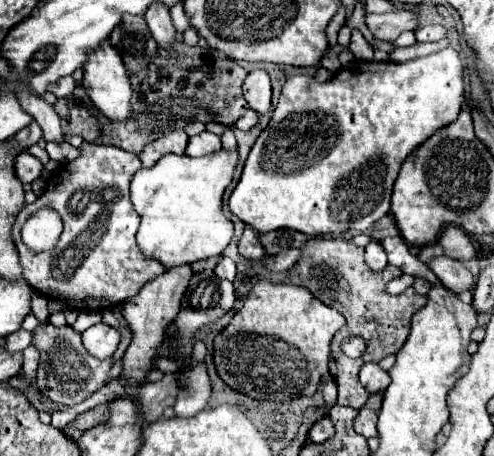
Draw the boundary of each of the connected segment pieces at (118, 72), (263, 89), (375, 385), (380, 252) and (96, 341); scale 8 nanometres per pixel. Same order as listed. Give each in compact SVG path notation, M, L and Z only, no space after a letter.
M104 40L94 52L88 52L88 60L82 66L84 80L82 86L86 88L90 100L96 104L96 108L108 116L108 120L126 120L130 118L130 96L132 88L126 76L126 68L122 64L122 56L116 52L116 48L110 44L110 40Z
M262 68L250 70L244 80L244 98L248 106L258 114L266 114L270 110L270 96L272 96L272 88L270 88L268 72Z
M364 362L360 368L360 382L370 394L374 394L388 388L390 376L386 370L378 366L378 362Z
M372 240L372 242L366 246L366 264L368 264L372 270L380 272L380 270L386 266L386 262L388 262L386 250L382 248L380 242Z
M96 324L90 326L86 332L82 332L82 340L86 350L94 356L94 358L110 358L120 342L120 332L108 324Z

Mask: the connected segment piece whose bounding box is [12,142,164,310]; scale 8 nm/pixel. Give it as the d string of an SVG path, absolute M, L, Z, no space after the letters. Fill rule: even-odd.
M84 142L80 150L82 154L76 160L68 162L64 170L58 172L58 176L50 178L48 190L34 204L24 206L24 210L18 214L14 222L12 238L20 252L24 278L36 292L50 300L58 300L74 310L98 310L106 306L116 306L136 296L146 282L154 280L164 272L164 266L156 260L144 258L136 244L140 216L132 208L128 186L134 172L142 168L138 156L118 146L108 148L90 142ZM40 208L56 210L64 222L64 230L62 240L58 240L58 244L52 250L34 254L30 250L22 250L20 230L22 224ZM92 224L100 226L100 230L96 232L96 236L92 236L88 248L80 254L80 258L74 258L70 246Z

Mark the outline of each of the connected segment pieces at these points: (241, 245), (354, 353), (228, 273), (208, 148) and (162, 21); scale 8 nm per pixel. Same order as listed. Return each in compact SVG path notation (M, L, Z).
M250 226L244 228L244 234L238 242L238 252L248 260L262 260L264 258L264 248L258 240L258 234Z
M352 337L347 341L343 341L341 344L341 348L343 352L354 359L358 358L358 356L362 356L362 350L366 349L365 342L360 337Z
M222 258L220 260L220 264L216 266L216 270L214 270L220 278L226 278L226 280L234 280L234 276L236 276L236 266L234 266L234 262L230 260L230 258Z
M202 132L202 134L192 136L192 138L188 140L186 154L192 156L192 158L198 158L198 156L204 156L204 154L216 152L220 146L222 146L222 144L220 144L220 136L210 134L210 132Z
M150 4L144 14L152 36L156 38L158 46L170 46L174 42L174 24L170 18L170 8L166 4Z

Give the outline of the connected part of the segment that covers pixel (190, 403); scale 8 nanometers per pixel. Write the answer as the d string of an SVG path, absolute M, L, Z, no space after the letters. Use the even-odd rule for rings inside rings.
M198 364L196 368L192 368L188 372L176 372L178 378L182 378L182 374L184 374L186 390L180 390L178 400L174 404L174 412L180 418L188 418L188 416L194 416L200 410L204 410L204 406L210 398L210 378L206 374L204 364Z

